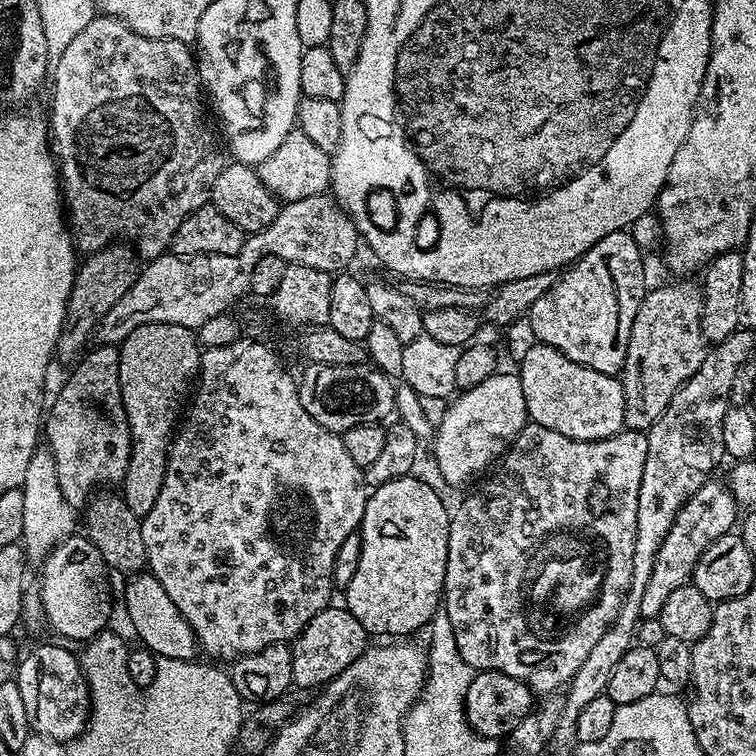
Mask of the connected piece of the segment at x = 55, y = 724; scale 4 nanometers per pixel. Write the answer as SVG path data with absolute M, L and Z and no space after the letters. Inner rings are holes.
M51 642L38 645L25 660L23 657L19 661L14 679L18 690L22 690L22 703L26 706L28 722L35 735L49 736L61 742L71 742L84 733L90 715L88 683L84 677L81 661L73 649L60 648Z

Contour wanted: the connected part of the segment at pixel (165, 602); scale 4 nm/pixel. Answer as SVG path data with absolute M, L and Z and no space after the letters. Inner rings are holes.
M136 574L124 588L124 612L136 631L141 645L153 652L158 658L178 658L179 660L195 661L198 656L198 645L194 630L186 618L174 606L170 594L162 590L162 582L151 574ZM197 652L197 656L196 656Z

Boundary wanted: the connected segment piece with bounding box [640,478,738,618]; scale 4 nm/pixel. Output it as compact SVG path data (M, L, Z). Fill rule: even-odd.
M719 479L707 480L700 489L678 510L662 546L658 546L658 558L654 558L654 570L650 570L650 582L642 593L641 617L659 617L666 598L678 590L678 586L689 583L692 571L705 550L718 538L729 535L737 527L738 505L728 490L727 483Z

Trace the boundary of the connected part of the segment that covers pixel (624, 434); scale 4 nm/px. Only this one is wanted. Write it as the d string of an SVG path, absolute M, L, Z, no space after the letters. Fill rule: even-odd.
M529 422L491 469L488 475L492 476L485 475L475 485L476 493L469 500L462 501L457 512L455 509L451 513L442 611L450 618L450 626L454 626L458 654L462 654L472 669L501 672L510 678L518 678L518 682L525 684L534 694L559 693L572 681L574 674L578 674L578 666L586 662L598 638L606 634L622 606L625 594L630 590L630 570L634 570L632 559L638 522L638 490L642 486L642 466L646 466L647 445L648 438L643 431L621 430L601 440L575 440L566 438L566 434L558 434L558 430L546 430L546 426Z

